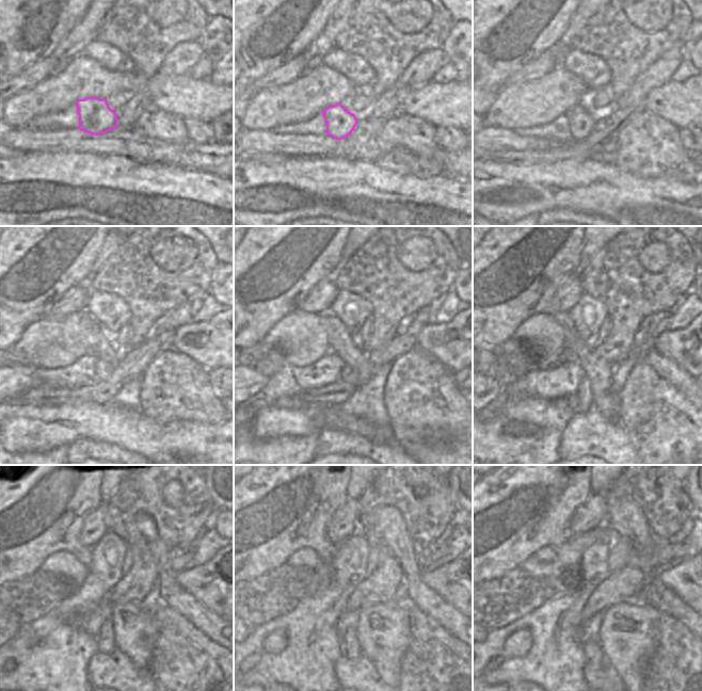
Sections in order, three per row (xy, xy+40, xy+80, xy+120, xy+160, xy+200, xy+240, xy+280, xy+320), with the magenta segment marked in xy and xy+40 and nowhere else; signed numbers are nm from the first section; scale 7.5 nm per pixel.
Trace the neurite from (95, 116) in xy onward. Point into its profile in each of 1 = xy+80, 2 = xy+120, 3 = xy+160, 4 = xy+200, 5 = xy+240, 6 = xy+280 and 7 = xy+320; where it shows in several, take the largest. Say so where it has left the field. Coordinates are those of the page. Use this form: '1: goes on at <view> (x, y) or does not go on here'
1: goes on at xy+80 (581, 123)
2: goes on at xy+120 (104, 369)
3: goes on at xy+160 (347, 375)
4: goes on at xy+200 (583, 399)
5: goes on at xy+240 (106, 638)
6: goes on at xy+280 (349, 646)
7: goes on at xy+320 (592, 653)

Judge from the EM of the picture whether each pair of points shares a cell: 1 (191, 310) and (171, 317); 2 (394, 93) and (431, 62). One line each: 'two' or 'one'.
1: one
2: one

